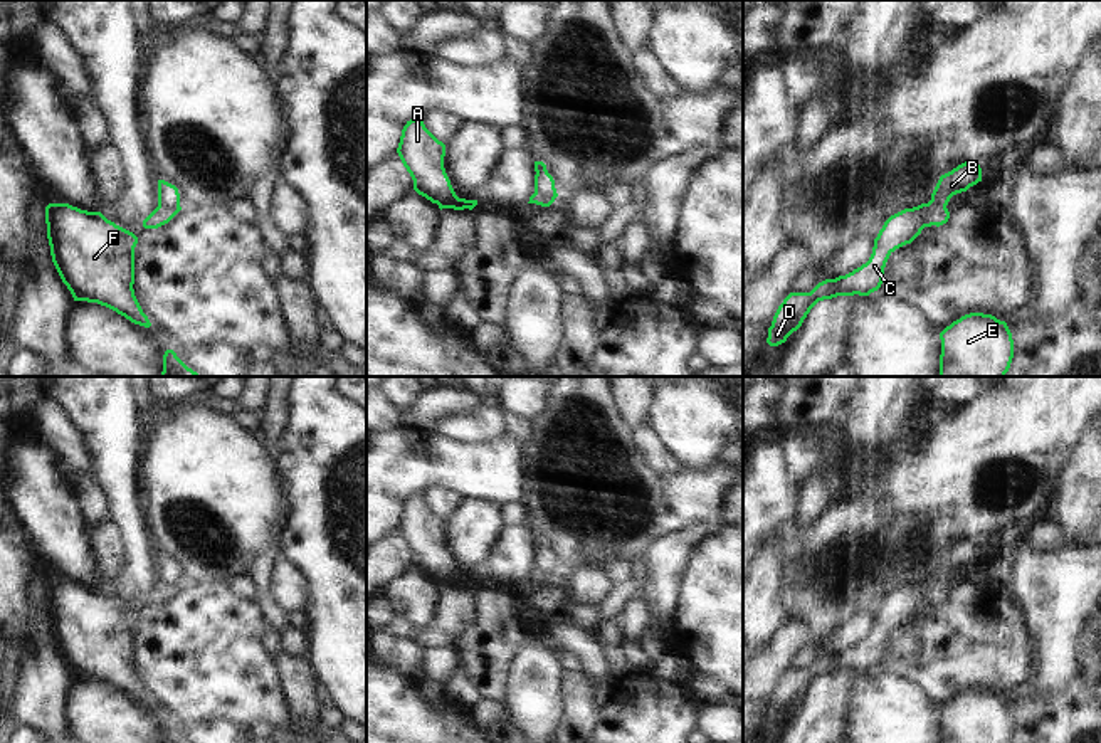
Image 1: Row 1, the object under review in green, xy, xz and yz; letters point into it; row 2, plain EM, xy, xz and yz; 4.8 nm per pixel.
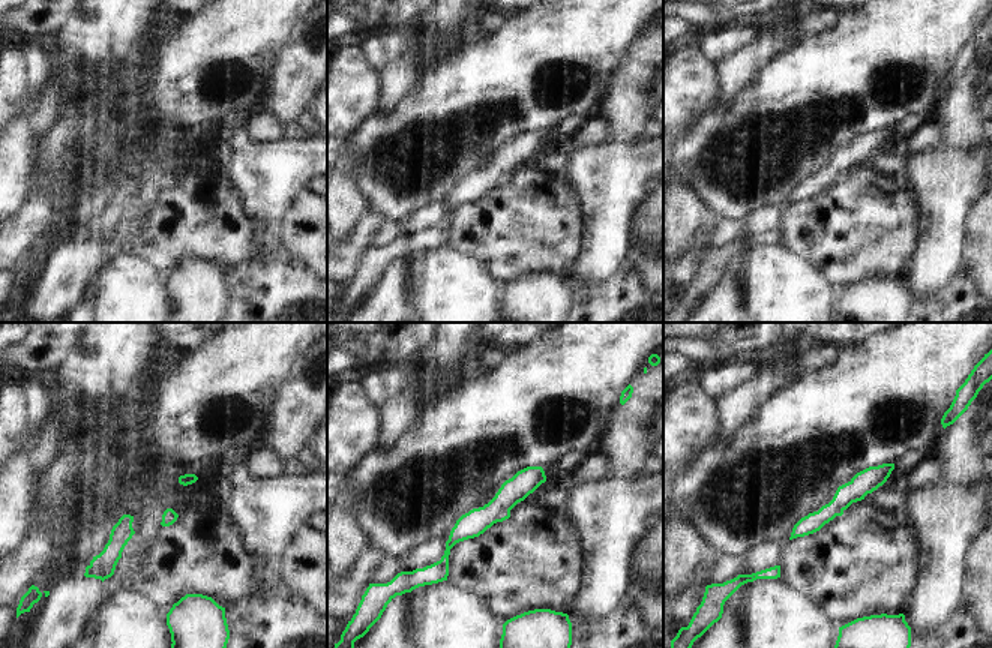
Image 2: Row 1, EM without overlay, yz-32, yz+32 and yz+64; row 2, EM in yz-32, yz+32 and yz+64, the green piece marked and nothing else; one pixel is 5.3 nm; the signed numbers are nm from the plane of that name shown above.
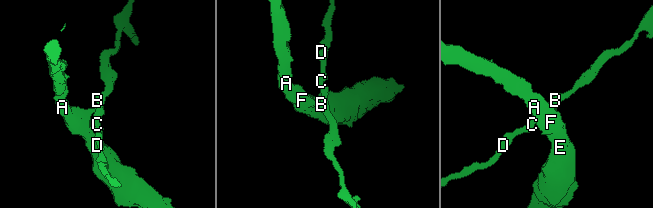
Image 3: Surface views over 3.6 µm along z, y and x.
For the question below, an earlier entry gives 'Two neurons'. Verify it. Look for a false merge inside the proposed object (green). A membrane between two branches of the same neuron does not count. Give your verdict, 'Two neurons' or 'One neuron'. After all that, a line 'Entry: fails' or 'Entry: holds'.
Two neurons.
Entry: holds

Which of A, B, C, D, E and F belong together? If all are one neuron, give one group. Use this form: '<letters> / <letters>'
A E F / B C D

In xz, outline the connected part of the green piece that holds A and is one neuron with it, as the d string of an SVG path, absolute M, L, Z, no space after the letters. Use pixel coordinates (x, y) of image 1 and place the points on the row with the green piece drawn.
M417 116L402 129L397 153L414 180L414 190L439 208L472 210L477 200L459 198L444 168L445 145Z

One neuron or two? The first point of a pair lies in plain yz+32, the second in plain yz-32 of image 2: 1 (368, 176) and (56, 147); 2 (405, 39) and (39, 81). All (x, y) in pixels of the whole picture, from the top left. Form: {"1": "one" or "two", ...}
{"1": "one", "2": "one"}

